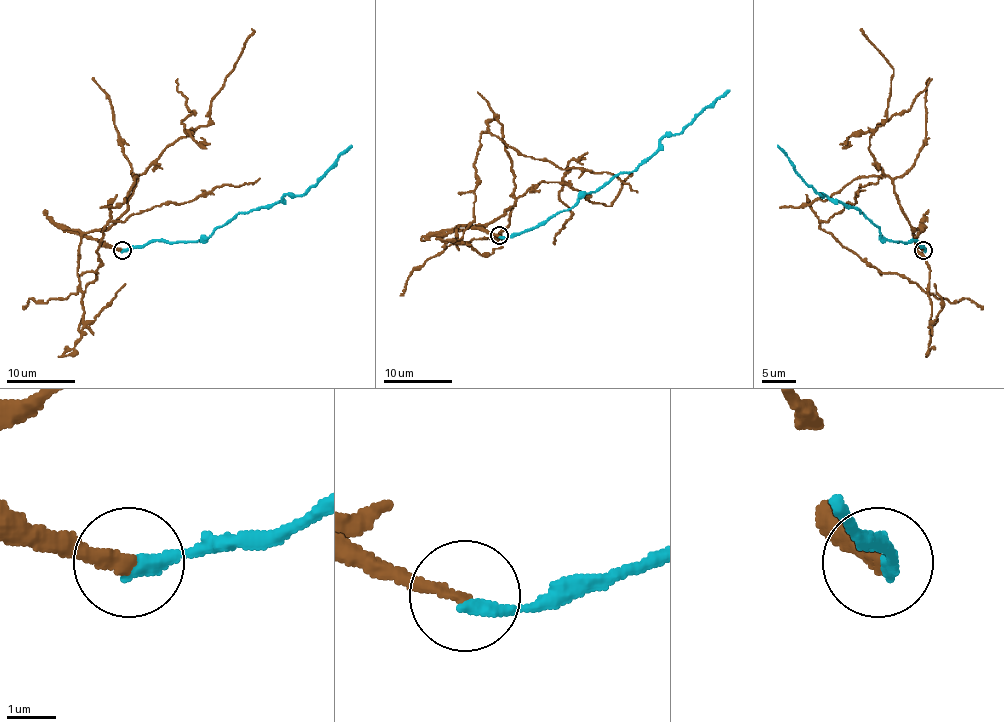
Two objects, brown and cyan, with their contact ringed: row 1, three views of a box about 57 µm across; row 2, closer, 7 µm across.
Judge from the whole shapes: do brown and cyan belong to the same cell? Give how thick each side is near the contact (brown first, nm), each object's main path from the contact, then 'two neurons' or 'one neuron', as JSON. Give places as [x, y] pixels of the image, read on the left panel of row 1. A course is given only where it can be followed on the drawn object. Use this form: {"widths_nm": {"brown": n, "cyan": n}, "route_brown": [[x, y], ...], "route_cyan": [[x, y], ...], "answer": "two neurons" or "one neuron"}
{"widths_nm": {"brown": 260, "cyan": 280}, "route_brown": [[122, 249], [81, 239], [78, 271], [83, 292], [97, 276], [97, 249], [110, 222], [260, 178]], "route_cyan": [[122, 249], [156, 241], [204, 241], [238, 213], [269, 208], [286, 195], [303, 195], [352, 145]], "answer": "two neurons"}

